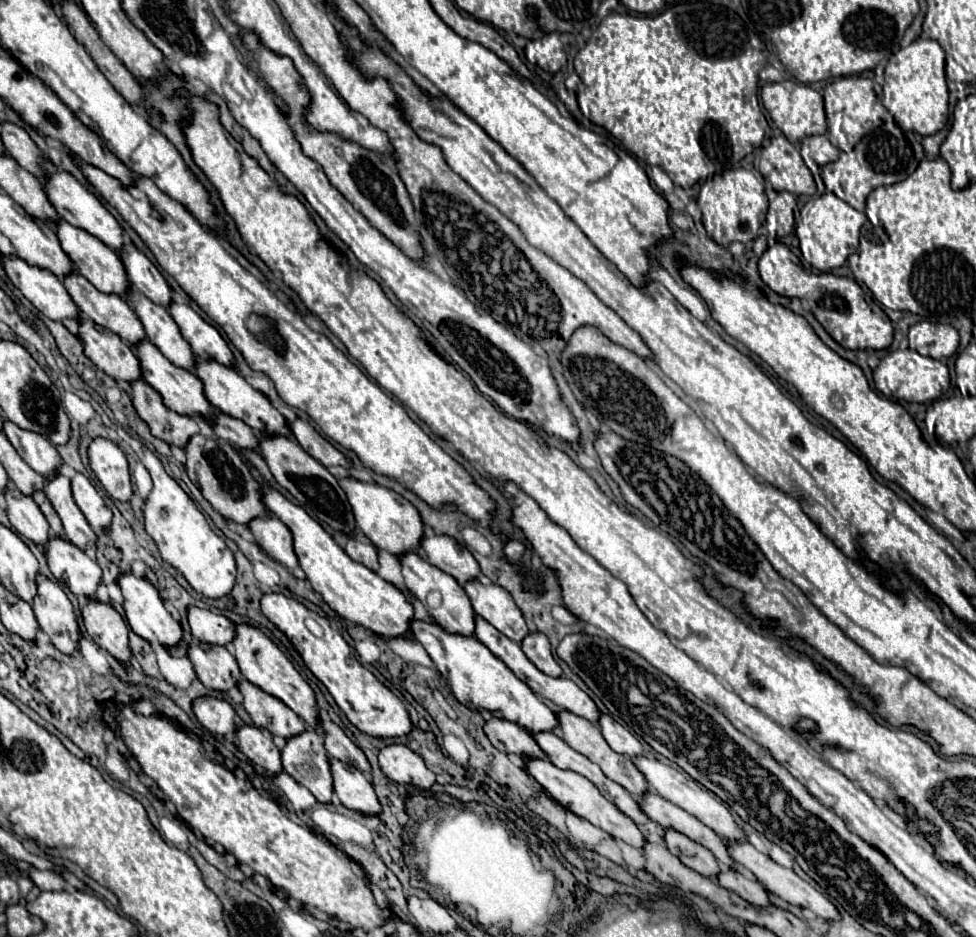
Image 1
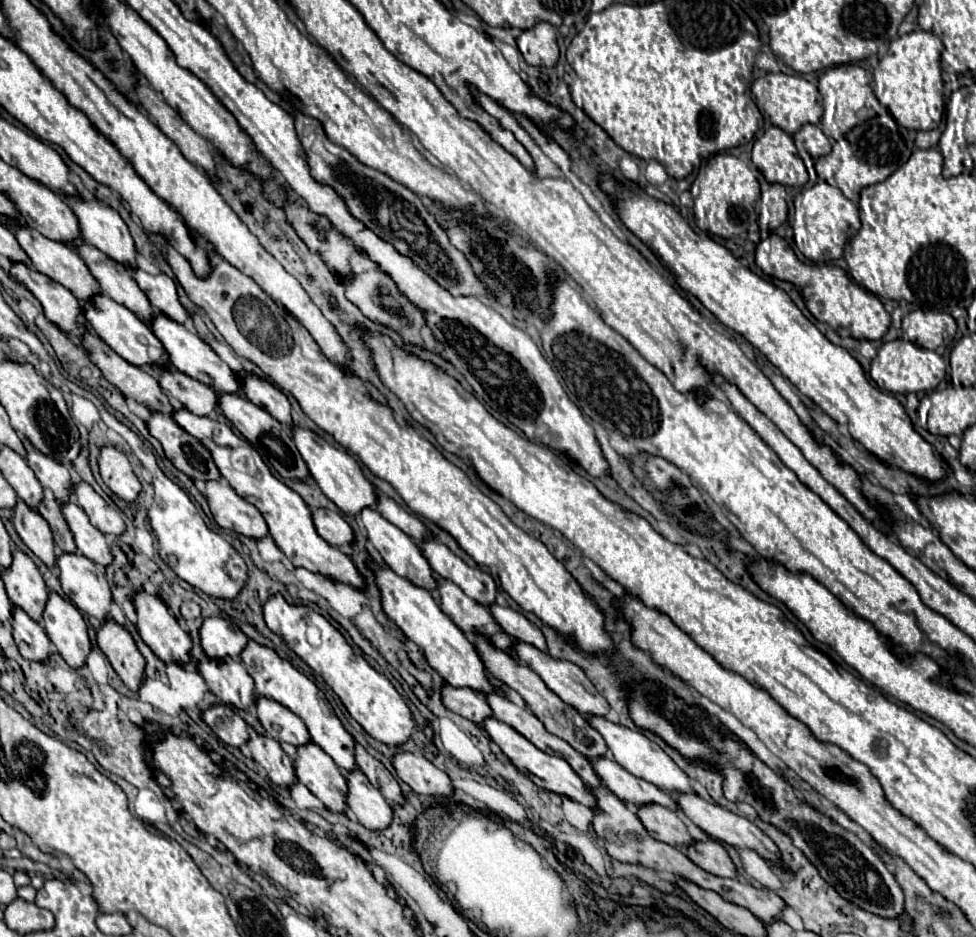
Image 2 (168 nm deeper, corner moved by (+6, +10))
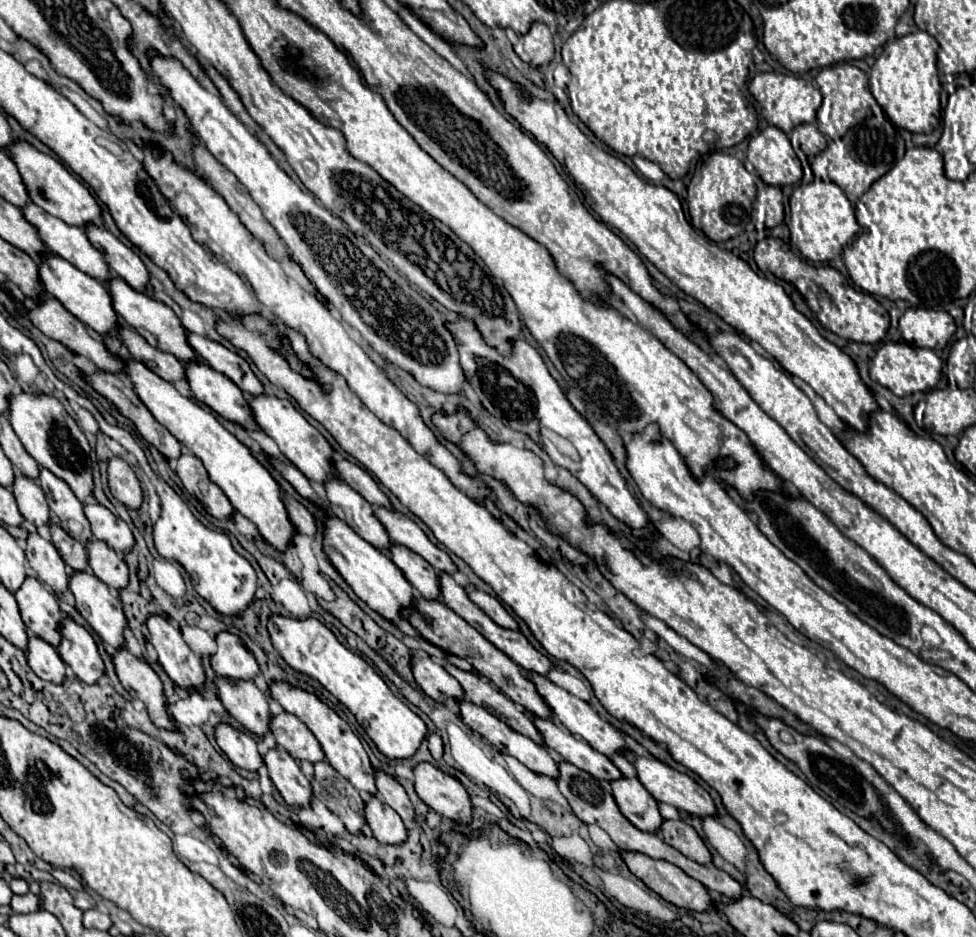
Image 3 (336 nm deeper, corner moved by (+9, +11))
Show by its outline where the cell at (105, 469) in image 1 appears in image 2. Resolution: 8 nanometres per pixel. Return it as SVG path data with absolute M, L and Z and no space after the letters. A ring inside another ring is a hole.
M104 447L98 457L100 465L100 475L104 483L122 499L122 501L134 501L142 489L142 483L134 475L134 469L128 461L128 457L114 449L114 447Z

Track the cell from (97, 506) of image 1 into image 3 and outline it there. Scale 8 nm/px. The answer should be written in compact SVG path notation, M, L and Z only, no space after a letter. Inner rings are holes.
M87 502L83 510L95 538L103 540L109 548L113 548L119 554L125 554L133 548L135 544L133 534L117 514L113 514L109 508L105 508L99 502Z

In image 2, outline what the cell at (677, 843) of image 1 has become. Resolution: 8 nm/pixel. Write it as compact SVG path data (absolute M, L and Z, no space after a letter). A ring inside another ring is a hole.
M640 805L636 815L646 827L646 831L658 841L680 849L694 841L682 819L672 809L664 809L664 805Z

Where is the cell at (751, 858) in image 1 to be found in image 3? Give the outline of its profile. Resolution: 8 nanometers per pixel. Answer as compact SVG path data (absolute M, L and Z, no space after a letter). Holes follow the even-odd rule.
M625 752L623 754L635 768L637 768L637 778L639 782L647 788L647 792L657 800L657 802L665 802L665 804L671 804L675 806L679 812L685 812L689 816L697 816L697 818L703 818L703 816L717 816L717 810L715 810L715 804L713 804L713 798L709 796L707 790L703 790L695 780L691 780L687 774L681 774L677 772L675 768L659 762L659 760L649 760L645 756L639 756L635 752Z

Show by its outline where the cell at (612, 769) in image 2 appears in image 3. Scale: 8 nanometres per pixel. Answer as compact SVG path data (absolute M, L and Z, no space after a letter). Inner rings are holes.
M535 718L535 726L541 732L541 736L545 738L547 748L559 752L567 762L571 762L577 768L589 772L593 778L607 780L607 782L623 778L621 770L607 756L593 750L587 742L581 742L581 740L573 738L571 732L557 726L553 720Z

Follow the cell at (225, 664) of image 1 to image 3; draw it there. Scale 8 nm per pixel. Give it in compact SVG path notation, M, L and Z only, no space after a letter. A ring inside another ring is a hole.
M215 678L217 696L223 702L225 710L249 732L263 736L269 730L269 704L265 692L261 692L251 680L231 680Z

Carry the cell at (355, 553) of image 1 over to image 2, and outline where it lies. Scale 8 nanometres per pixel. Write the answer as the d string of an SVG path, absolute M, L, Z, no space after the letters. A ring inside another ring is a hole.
M310 507L310 511L312 511L312 523L316 525L316 531L320 533L320 537L324 541L328 541L328 545L338 547L340 551L350 555L352 553L350 543L354 537L350 525L338 513L334 513L330 509Z

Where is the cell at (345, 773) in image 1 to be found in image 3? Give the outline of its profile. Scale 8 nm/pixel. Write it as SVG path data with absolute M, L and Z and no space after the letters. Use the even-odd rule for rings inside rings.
M371 796L365 802L365 820L373 832L373 836L383 844L401 844L405 842L407 828L403 826L403 820L399 814L383 804L379 796Z

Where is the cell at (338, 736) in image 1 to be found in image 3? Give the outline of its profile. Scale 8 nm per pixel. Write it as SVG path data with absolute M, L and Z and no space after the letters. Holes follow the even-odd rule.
M373 768L373 772L375 772L375 786L377 786L379 798L385 804L389 804L401 816L401 820L405 822L405 826L409 828L413 824L415 812L413 812L413 806L411 806L411 800L407 796L405 788L393 776L385 774L383 770Z

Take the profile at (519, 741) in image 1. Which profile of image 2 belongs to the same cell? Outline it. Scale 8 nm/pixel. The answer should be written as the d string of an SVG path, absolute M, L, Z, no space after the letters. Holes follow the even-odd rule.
M444 683L440 693L442 693L444 707L450 709L452 713L458 713L474 723L480 723L480 725L486 717L492 717L492 709L482 699L482 695L474 689L468 689L468 687L460 689L460 687L452 687L452 685Z

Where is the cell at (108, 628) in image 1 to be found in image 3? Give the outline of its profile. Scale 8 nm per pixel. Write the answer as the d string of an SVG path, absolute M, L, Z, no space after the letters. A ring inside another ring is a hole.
M119 648L111 654L115 672L123 684L123 688L133 696L139 698L157 728L173 728L171 716L167 712L167 700L163 694L163 684L153 668L139 656L131 654L129 648Z

